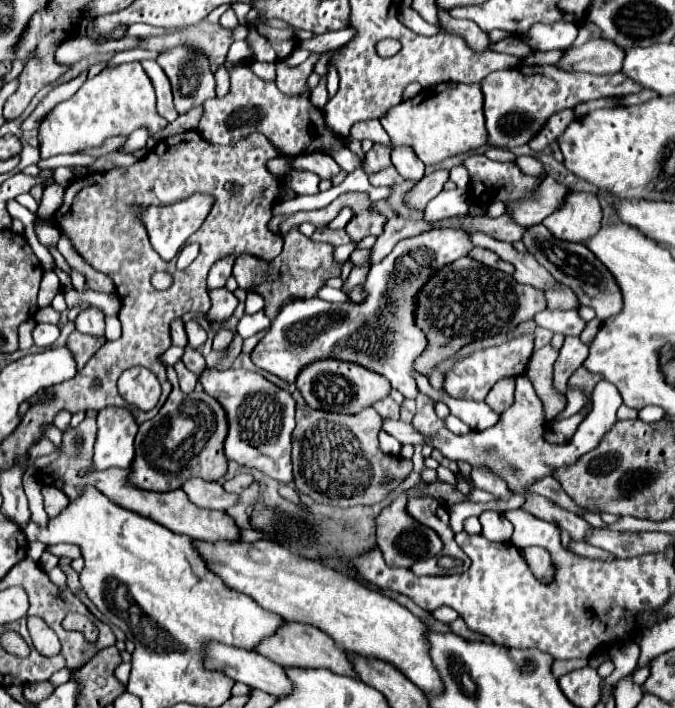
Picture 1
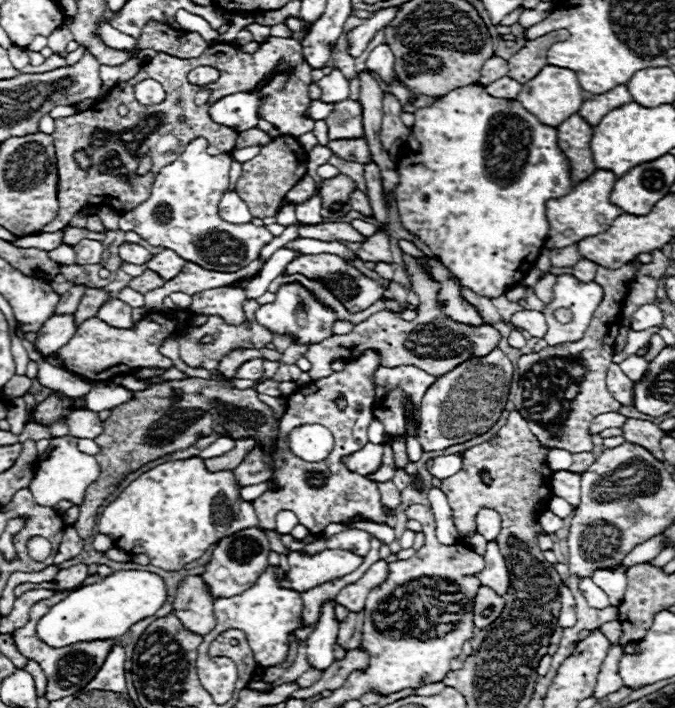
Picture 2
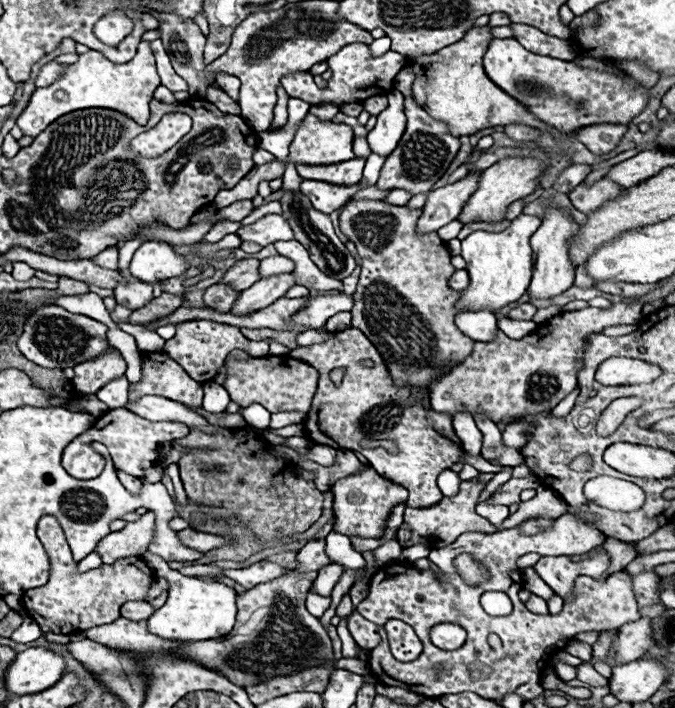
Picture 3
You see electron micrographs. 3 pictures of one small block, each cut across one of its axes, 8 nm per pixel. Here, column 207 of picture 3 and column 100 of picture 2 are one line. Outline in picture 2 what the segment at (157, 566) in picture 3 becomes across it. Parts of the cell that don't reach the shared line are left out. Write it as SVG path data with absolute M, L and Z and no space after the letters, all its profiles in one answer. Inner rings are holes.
M120 570L96 584L82 586L54 604L36 624L36 634L52 648L64 648L76 642L116 640L132 624L152 616L166 602L166 586L160 576L142 570Z

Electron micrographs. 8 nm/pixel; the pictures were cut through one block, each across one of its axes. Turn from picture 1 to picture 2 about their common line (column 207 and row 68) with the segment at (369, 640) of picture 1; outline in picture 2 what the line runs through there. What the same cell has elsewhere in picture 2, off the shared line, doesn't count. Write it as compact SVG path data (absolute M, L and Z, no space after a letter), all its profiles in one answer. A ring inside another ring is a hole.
M544 66L540 70L540 74L536 74L536 78L522 84L522 90L518 94L518 102L530 114L534 114L542 124L552 126L552 128L556 128L566 118L576 114L580 104L584 102L584 98L586 98L586 92L580 88L576 74L572 70L564 70L564 68L558 68L558 66Z

